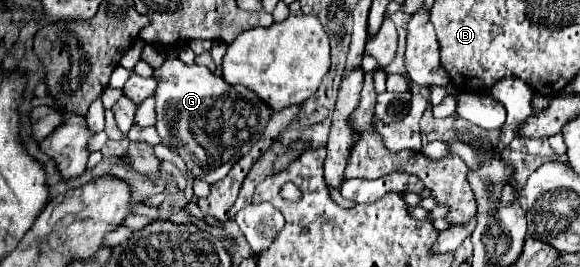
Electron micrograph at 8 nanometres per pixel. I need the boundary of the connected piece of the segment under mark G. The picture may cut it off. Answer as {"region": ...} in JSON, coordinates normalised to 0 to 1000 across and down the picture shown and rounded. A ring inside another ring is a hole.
{"region":[[[288,217],[278,255],[264,262],[264,292],[271,300],[267,479],[281,539],[319,599],[336,667],[360,689],[391,659],[398,622],[450,517],[467,442],[467,412],[433,337],[384,307],[357,247],[322,247],[309,217]]]}

